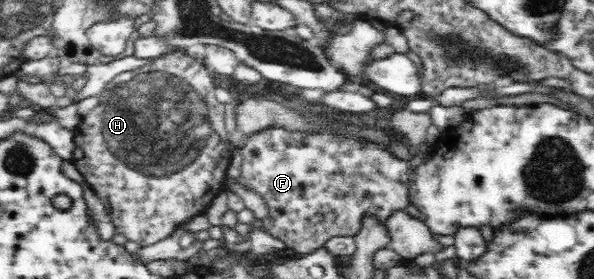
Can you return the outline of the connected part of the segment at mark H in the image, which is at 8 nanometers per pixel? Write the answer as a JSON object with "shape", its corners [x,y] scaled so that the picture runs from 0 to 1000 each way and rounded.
{"shape":[[[291,179],[269,204],[254,211],[246,233],[234,233],[227,251],[212,251],[197,265],[185,287],[167,337],[167,376],[158,384],[146,412],[136,423],[123,473],[123,538],[118,581],[130,599],[143,649],[150,656],[157,692],[180,742],[187,796],[194,803],[194,835],[207,839],[214,864],[231,867],[236,885],[246,885],[285,853],[295,824],[315,803],[315,796],[342,767],[357,710],[364,710],[375,681],[380,652],[382,599],[391,563],[391,520],[386,513],[382,466],[379,462],[377,373],[364,355],[365,276],[347,244],[345,215],[323,204],[311,183]]]}

